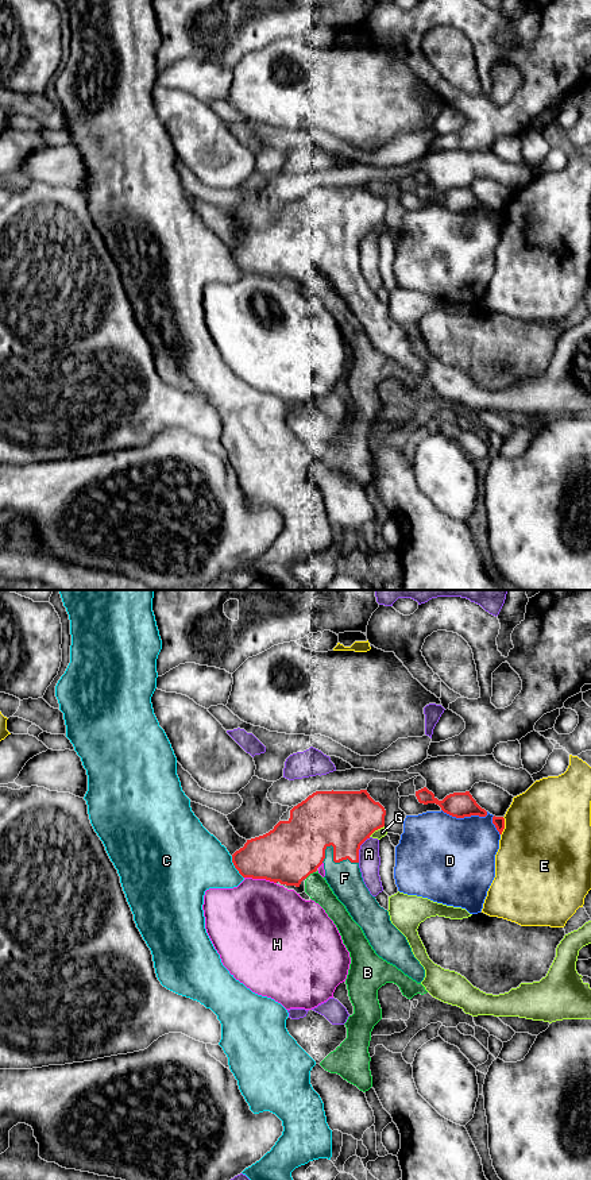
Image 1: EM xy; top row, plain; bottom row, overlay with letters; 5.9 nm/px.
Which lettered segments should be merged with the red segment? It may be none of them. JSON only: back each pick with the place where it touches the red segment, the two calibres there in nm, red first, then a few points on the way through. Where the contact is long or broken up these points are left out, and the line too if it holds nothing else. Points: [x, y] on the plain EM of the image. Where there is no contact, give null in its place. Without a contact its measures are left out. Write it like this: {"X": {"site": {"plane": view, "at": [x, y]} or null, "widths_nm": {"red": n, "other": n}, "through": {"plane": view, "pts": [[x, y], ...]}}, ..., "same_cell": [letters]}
{"F": {"site": {"plane": "xy", "at": [333, 251]}, "widths_nm": {"red": 360, "other": 200}, "through": {"plane": "xy", "pts": [[293, 245], [331, 240], [333, 251], [344, 273]]}}, "same_cell": ["F"]}

